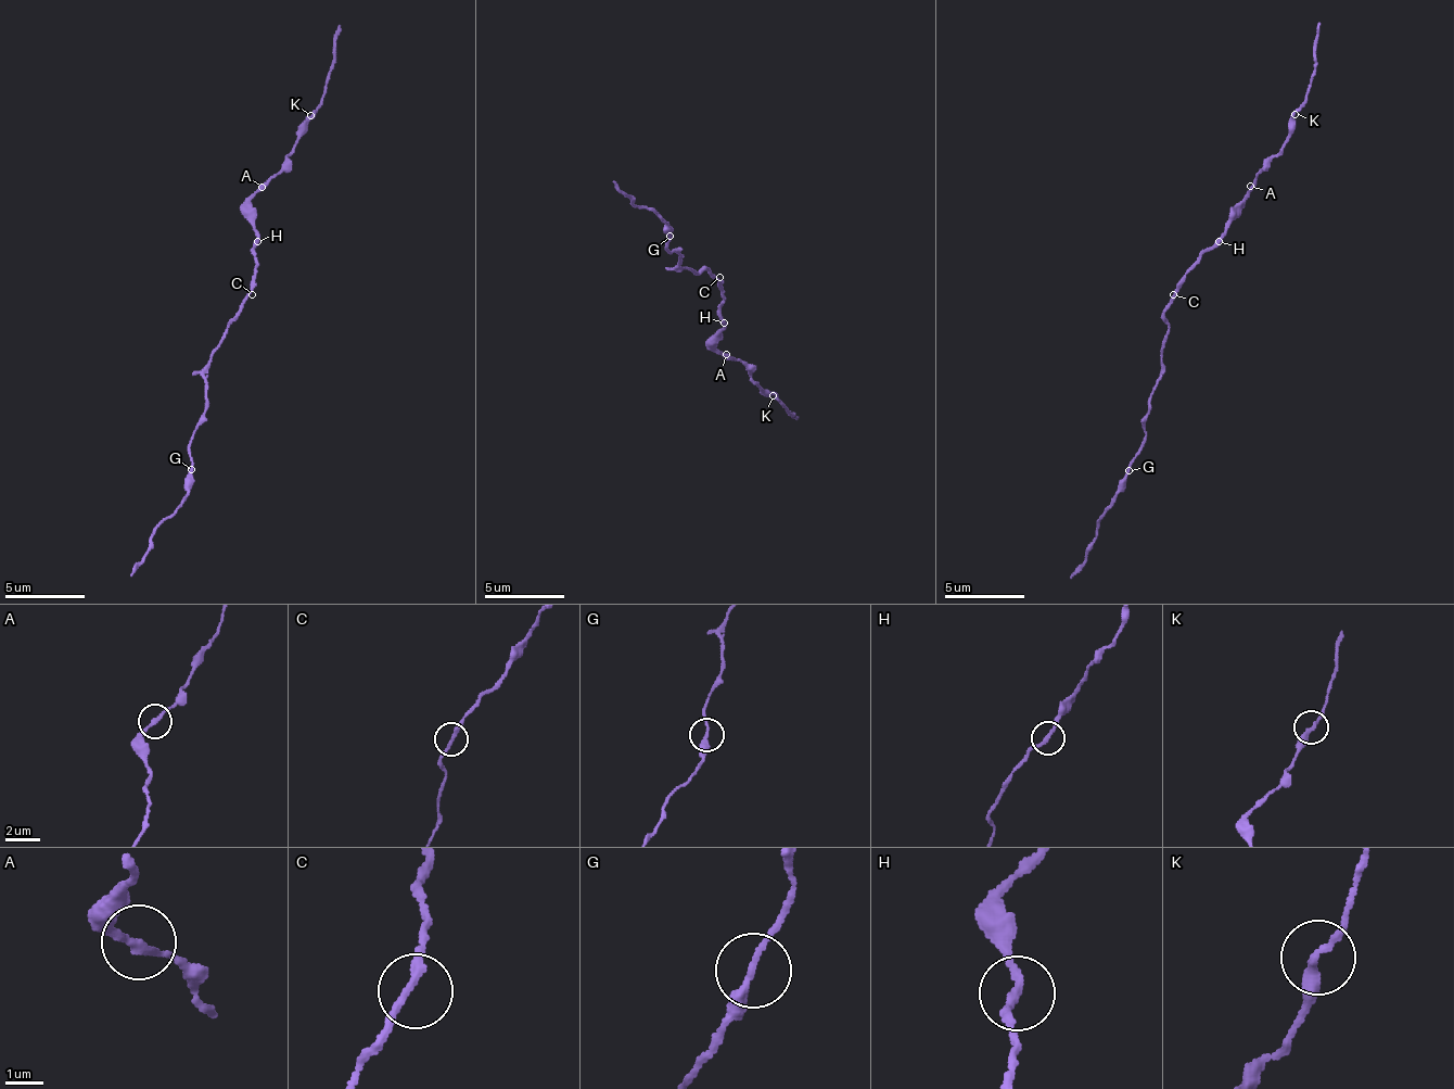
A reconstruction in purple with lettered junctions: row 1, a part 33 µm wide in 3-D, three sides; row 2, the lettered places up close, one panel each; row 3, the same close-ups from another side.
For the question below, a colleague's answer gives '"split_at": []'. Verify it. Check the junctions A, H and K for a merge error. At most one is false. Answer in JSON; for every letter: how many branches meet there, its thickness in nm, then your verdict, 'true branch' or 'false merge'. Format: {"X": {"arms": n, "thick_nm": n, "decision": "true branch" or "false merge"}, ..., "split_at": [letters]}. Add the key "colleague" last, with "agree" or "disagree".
{"A": {"arms": 2, "thick_nm": 220, "decision": "true branch"}, "H": {"arms": 2, "thick_nm": 200, "decision": "true branch"}, "K": {"arms": 2, "thick_nm": 280, "decision": "true branch"}, "split_at": [], "colleague": "agree"}

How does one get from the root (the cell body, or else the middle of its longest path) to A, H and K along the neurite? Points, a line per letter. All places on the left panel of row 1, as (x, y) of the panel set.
A: (247, 294), (254, 270), (253, 242), (256, 239), (255, 206), (251, 199), (262, 187)
H: (247, 294), (254, 270), (253, 247), (256, 242)
K: (247, 294), (256, 239), (251, 199), (281, 167), (298, 127), (310, 115)

